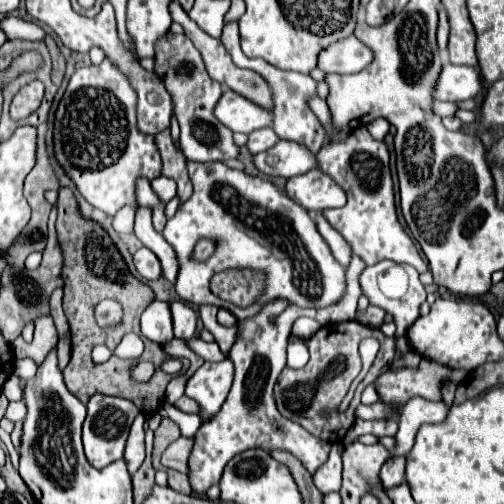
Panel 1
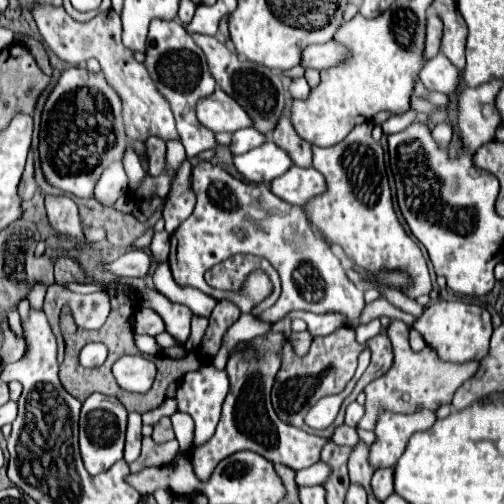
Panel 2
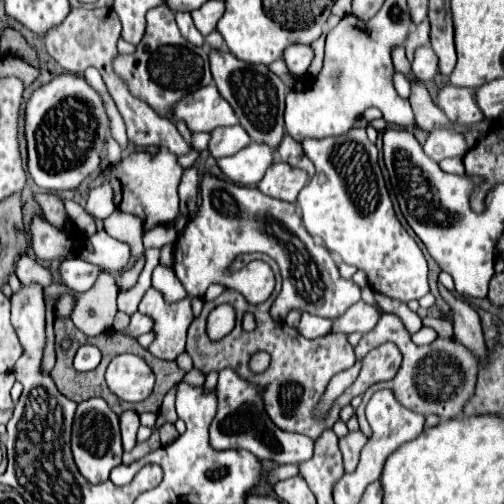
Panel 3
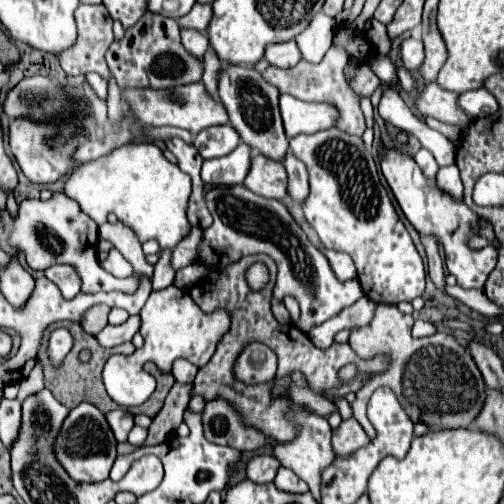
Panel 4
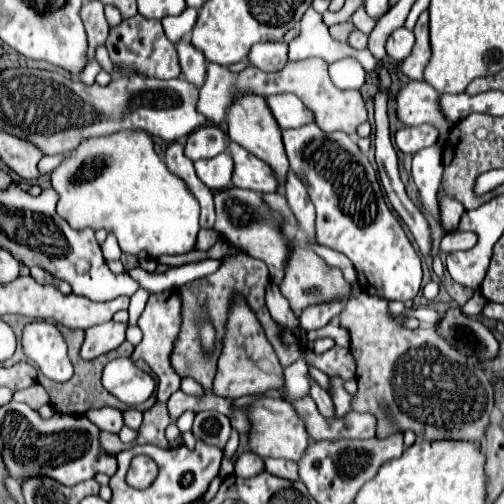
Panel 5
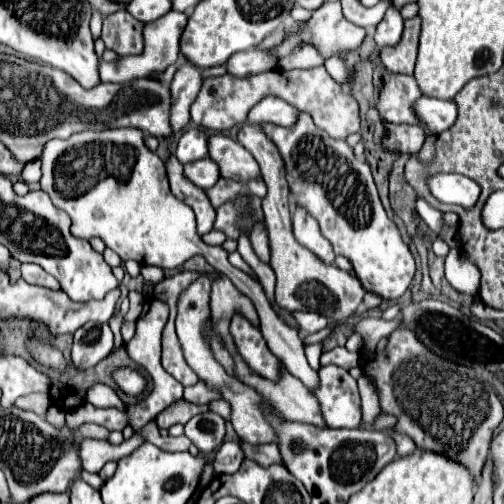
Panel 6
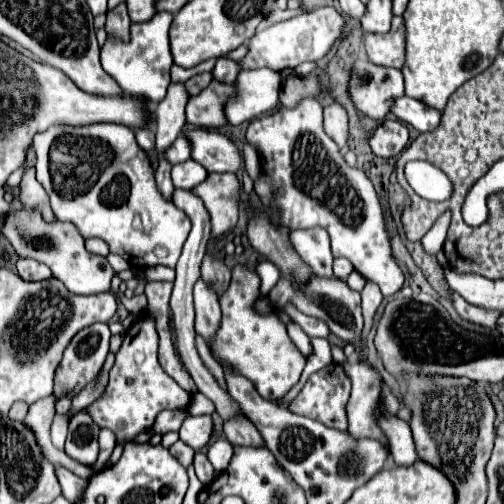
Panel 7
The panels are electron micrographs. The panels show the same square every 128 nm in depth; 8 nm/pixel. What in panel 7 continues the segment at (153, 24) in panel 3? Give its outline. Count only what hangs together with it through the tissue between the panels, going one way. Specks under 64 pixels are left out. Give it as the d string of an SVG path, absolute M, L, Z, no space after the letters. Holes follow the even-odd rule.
M120 2L112 12L108 12L106 16L106 32L116 36L116 38L124 38L128 40L128 28L130 28L130 18L128 12L124 8L126 2Z

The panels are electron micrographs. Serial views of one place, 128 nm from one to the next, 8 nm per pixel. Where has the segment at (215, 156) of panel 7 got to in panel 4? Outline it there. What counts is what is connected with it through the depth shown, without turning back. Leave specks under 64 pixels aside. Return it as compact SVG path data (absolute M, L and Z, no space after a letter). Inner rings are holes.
M262 154L252 156L252 168L248 170L248 176L244 178L244 186L248 186L254 194L262 198L282 200L288 196L286 192L288 176L284 166Z

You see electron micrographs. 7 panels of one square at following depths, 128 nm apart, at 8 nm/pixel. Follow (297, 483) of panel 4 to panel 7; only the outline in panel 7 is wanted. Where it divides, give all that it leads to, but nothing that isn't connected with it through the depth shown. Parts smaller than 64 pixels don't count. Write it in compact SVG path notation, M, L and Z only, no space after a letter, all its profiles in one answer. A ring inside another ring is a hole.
M234 416L224 422L224 434L230 444L240 444L240 446L264 446L264 440L260 432L256 430L254 424L248 422L244 416Z

